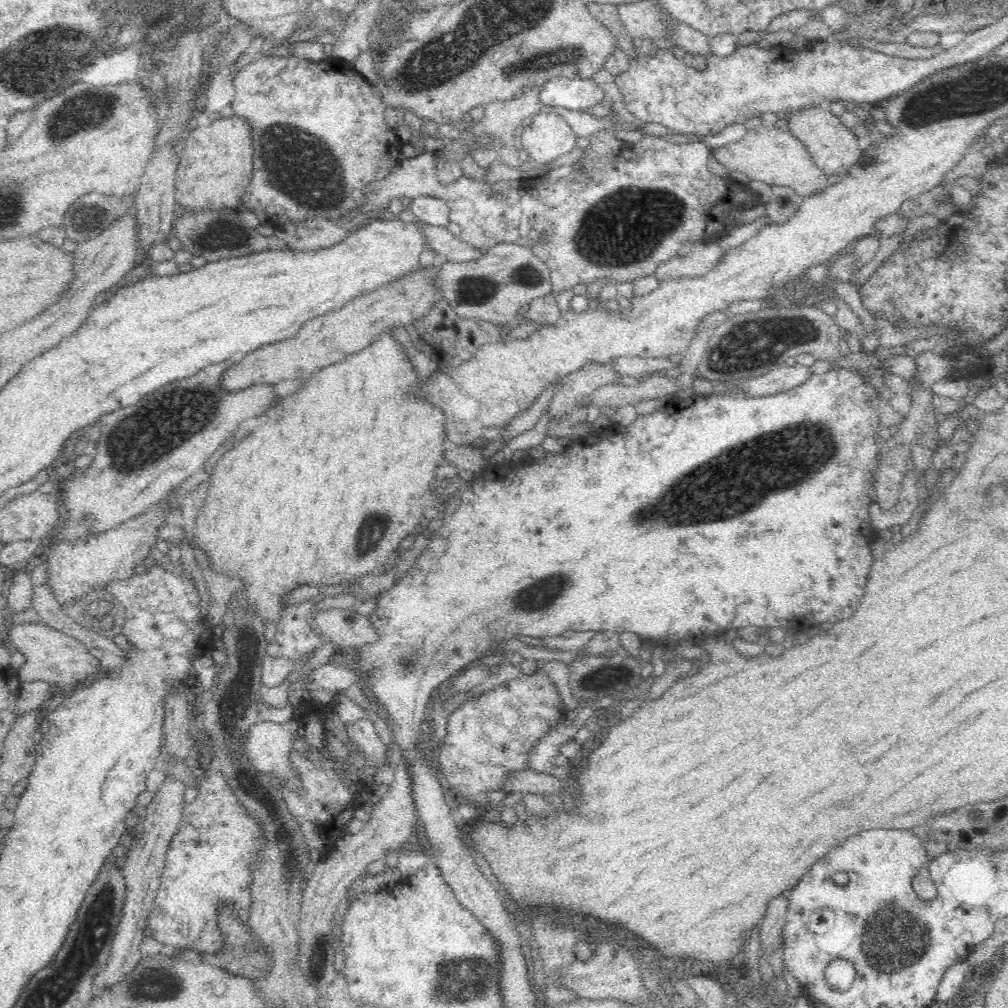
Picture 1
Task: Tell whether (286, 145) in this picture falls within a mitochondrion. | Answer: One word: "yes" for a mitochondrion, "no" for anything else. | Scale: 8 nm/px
yes

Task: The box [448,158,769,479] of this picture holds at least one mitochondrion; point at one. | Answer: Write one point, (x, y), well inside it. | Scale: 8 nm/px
(624, 228)

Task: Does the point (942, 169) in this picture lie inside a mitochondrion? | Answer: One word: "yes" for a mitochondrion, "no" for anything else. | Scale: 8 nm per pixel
no

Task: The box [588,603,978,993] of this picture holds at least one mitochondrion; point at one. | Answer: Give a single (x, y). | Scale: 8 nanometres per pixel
(893, 939)

